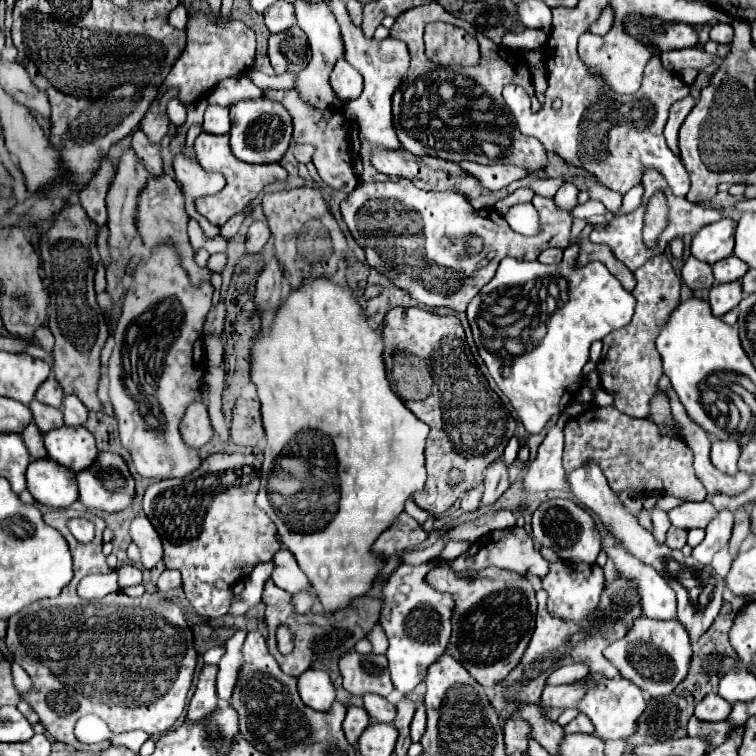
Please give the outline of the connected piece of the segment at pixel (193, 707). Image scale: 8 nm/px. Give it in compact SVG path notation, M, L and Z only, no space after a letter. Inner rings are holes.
M204 666L202 668L196 692L190 700L188 714L186 714L186 720L190 724L198 724L216 712L216 706L218 706L218 696L216 696L216 688L214 688L216 670L218 670L216 666Z

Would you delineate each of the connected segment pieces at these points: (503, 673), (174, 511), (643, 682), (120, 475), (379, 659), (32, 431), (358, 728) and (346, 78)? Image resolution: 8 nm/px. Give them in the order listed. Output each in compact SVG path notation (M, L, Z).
M444 564L430 570L426 582L434 590L446 592L454 598L452 636L446 652L482 686L494 686L504 680L522 658L534 632L536 598L530 580L524 574L494 566L476 574L458 574Z
M210 454L184 478L160 480L144 492L144 512L164 544L164 564L182 572L182 588L188 604L204 618L220 618L230 610L232 586L252 572L256 564L268 562L280 550L274 522L254 506L260 488L260 460L256 454Z
M640 616L624 638L616 640L604 650L604 656L620 670L624 678L634 682L648 696L658 698L670 694L686 676L692 658L686 628L678 620L650 620Z
M100 452L96 456L96 460L92 462L92 466L88 466L86 470L76 474L76 482L78 482L78 490L80 490L80 502L86 508L96 508L102 512L120 512L132 504L134 478L130 476L128 466L122 460L122 456L118 456L114 452Z
M358 652L344 654L340 658L340 674L344 678L344 688L352 696L364 696L368 692L388 696L394 690L386 656L362 656Z
M30 422L28 428L24 428L22 440L24 440L24 444L26 444L26 448L28 448L32 458L46 458L48 456L46 448L42 444L42 432L36 428L34 422Z
M350 706L350 708L348 708L348 714L346 714L346 720L344 720L344 734L346 734L348 742L354 744L368 724L370 724L368 712L366 712L364 708Z
M340 58L334 64L334 68L330 72L330 84L332 84L336 96L342 102L354 100L362 92L362 76L360 76L360 72L356 68L352 68L344 58Z

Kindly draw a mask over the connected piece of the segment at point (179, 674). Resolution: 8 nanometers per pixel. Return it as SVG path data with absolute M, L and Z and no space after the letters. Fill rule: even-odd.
M56 508L44 514L44 522L56 528L68 542L72 558L74 558L74 578L56 598L44 598L40 602L30 604L20 614L14 614L8 620L6 646L14 654L14 662L18 662L28 676L32 678L32 688L26 694L20 694L24 702L32 706L32 710L40 716L40 724L46 732L64 744L74 746L76 750L100 750L98 746L80 744L74 736L74 726L80 716L96 714L100 716L114 734L128 730L144 730L152 734L164 734L174 726L180 714L186 708L186 696L192 686L194 668L196 668L196 650L192 640L192 630L186 622L184 612L158 594L144 594L140 598L130 598L124 592L108 594L100 600L84 600L76 594L78 582L88 574L106 574L112 568L106 564L106 556L102 554L102 530L106 522L92 512L78 512L72 508ZM82 516L96 524L96 538L92 544L80 544L66 528L66 520Z

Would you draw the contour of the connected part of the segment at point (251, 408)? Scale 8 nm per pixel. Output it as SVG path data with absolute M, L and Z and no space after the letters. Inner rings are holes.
M238 398L232 410L230 440L238 446L256 446L264 438L260 420L260 402Z

